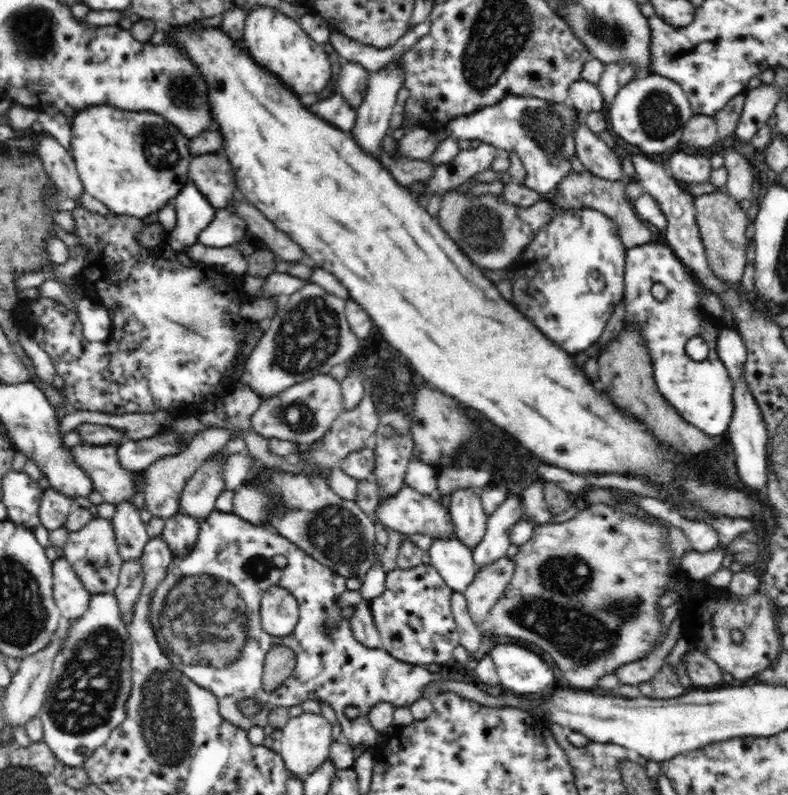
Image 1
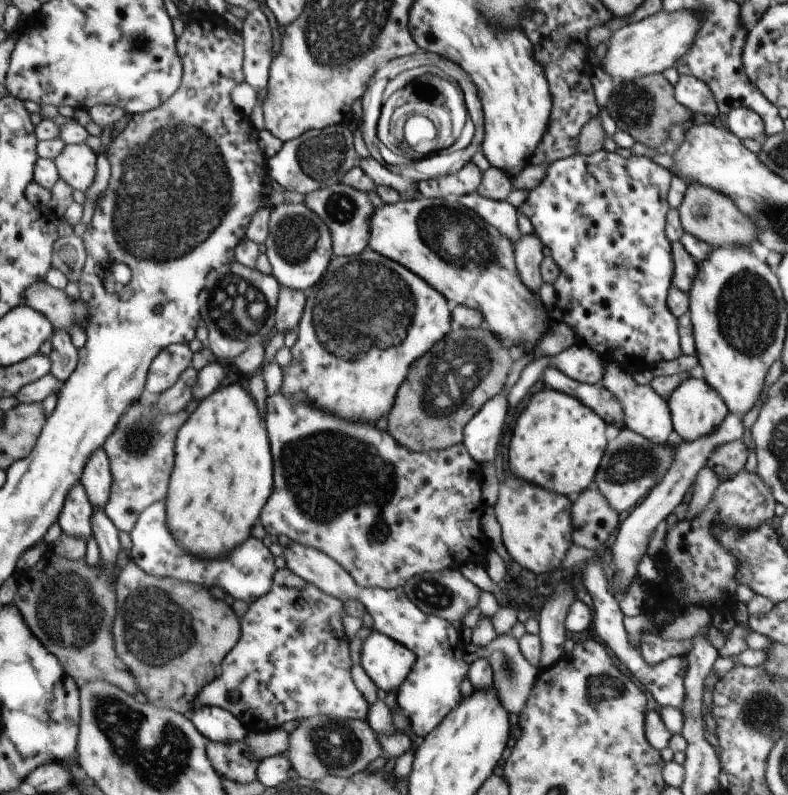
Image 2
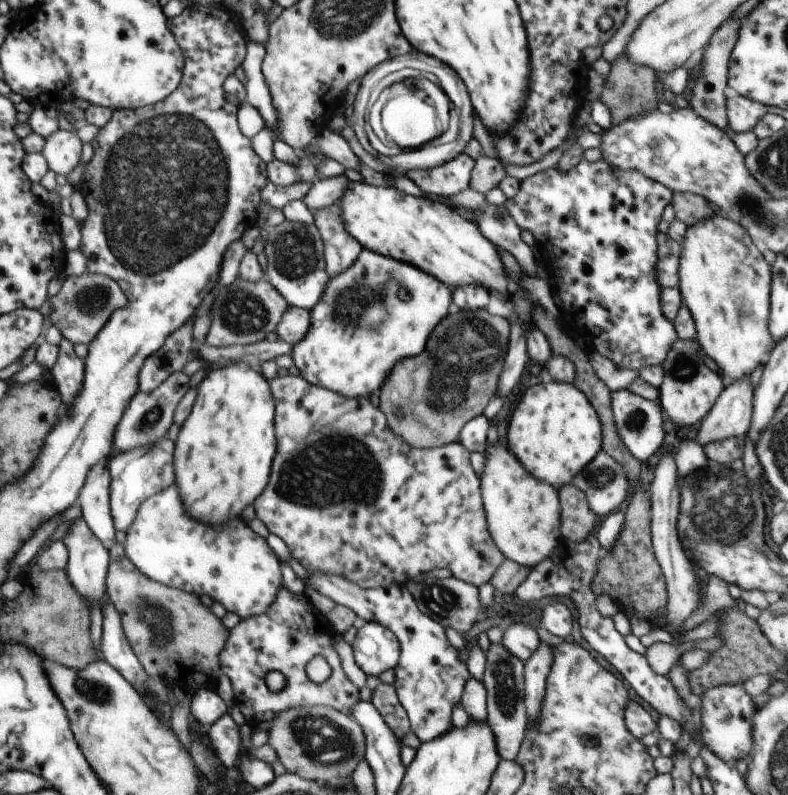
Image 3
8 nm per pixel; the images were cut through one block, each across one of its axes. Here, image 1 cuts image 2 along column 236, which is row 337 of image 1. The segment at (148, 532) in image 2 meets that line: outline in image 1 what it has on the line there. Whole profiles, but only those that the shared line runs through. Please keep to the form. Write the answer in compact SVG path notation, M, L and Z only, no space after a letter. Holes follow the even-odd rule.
M568 209L553 215L551 219L540 228L540 232L536 232L536 238L534 238L533 241L530 241L515 259L523 260L520 261L520 264L515 264L514 261L511 266L501 270L488 269L486 270L486 273L492 280L495 280L498 284L502 285L502 287L504 280L510 279L510 281L512 281L510 288L512 297L510 298L510 301L515 307L519 309L520 312L523 312L527 316L527 319L532 321L536 325L536 328L540 329L540 332L543 332L559 345L560 348L564 349L564 352L577 355L586 350L590 345L594 344L594 342L597 342L600 335L603 333L606 323L610 320L610 316L612 316L616 304L618 304L620 300L623 300L623 292L625 289L624 270L626 251L627 248L624 248L624 243L621 242L620 235L617 234L616 223L614 223L612 219L609 219L603 212L594 209Z

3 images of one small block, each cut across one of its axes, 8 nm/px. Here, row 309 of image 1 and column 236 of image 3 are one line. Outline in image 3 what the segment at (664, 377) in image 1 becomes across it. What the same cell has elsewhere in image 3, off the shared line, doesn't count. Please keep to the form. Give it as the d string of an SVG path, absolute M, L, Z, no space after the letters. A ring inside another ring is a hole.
M286 586L280 588L276 600L270 604L266 612L262 612L258 616L240 619L234 628L229 629L229 640L225 650L221 652L221 668L230 679L235 705L242 712L245 723L251 729L255 729L263 722L274 720L280 712L296 707L330 707L340 712L350 713L354 704L358 704L361 699L359 688L352 684L346 676L341 665L341 658L334 648L334 640L338 636L339 634L333 630L332 624L320 613L320 610L314 607L305 593L294 594ZM316 656L322 656L331 666L330 678L322 684L314 684L306 674L306 665ZM274 671L281 672L286 678L286 686L280 692L271 691L264 680L266 674Z

